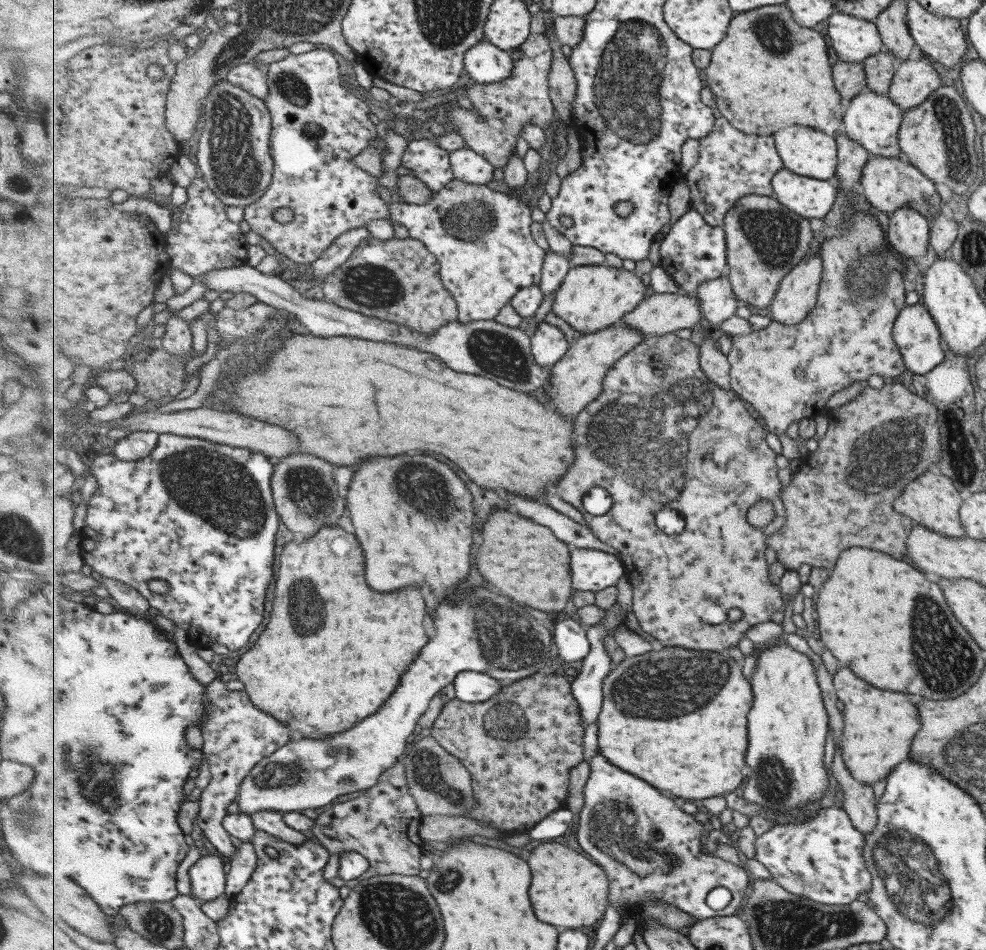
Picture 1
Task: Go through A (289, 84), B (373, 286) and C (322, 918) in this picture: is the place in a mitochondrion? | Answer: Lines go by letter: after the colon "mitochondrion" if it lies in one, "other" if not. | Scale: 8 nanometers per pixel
A: mitochondrion
B: mitochondrion
C: other

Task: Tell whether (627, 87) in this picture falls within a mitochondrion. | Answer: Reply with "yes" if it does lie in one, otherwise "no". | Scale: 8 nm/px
yes

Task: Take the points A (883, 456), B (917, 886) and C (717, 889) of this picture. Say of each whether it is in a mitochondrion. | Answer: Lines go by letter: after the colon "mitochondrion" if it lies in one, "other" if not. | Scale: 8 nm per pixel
A: mitochondrion
B: mitochondrion
C: other

